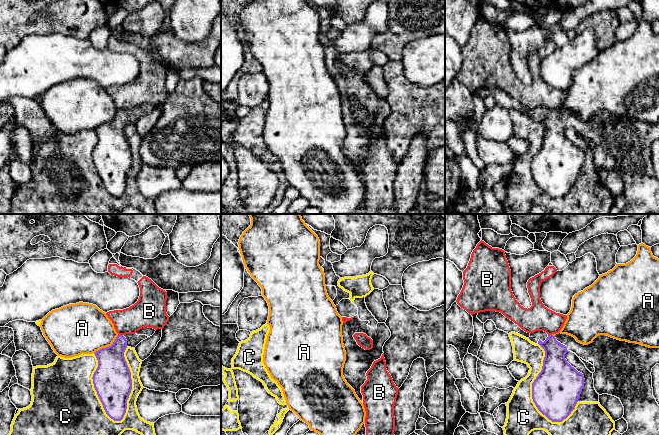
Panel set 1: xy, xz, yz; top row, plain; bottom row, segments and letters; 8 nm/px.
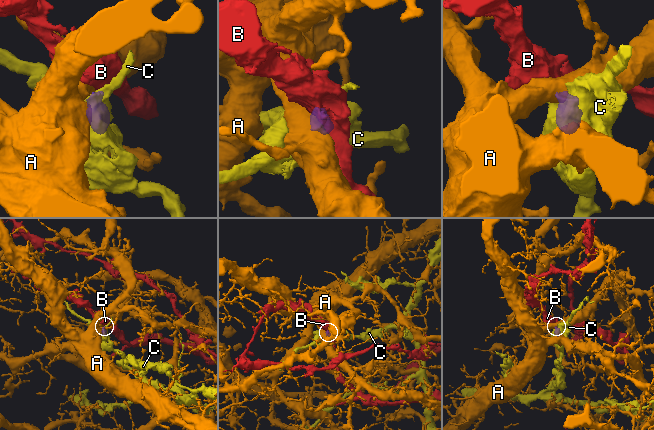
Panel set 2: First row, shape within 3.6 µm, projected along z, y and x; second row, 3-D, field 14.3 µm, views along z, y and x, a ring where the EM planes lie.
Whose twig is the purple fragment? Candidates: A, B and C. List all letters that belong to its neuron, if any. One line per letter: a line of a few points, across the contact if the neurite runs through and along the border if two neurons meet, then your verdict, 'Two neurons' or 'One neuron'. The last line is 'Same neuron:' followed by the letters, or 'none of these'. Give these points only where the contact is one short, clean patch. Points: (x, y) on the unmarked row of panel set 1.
A: Line: xy (118, 111), (110, 121), (102, 123), (94, 129). Two neurons
B: Line: xy (118, 110), (122, 111). Two neurons
C: Two neurons
Same neuron: none of these

